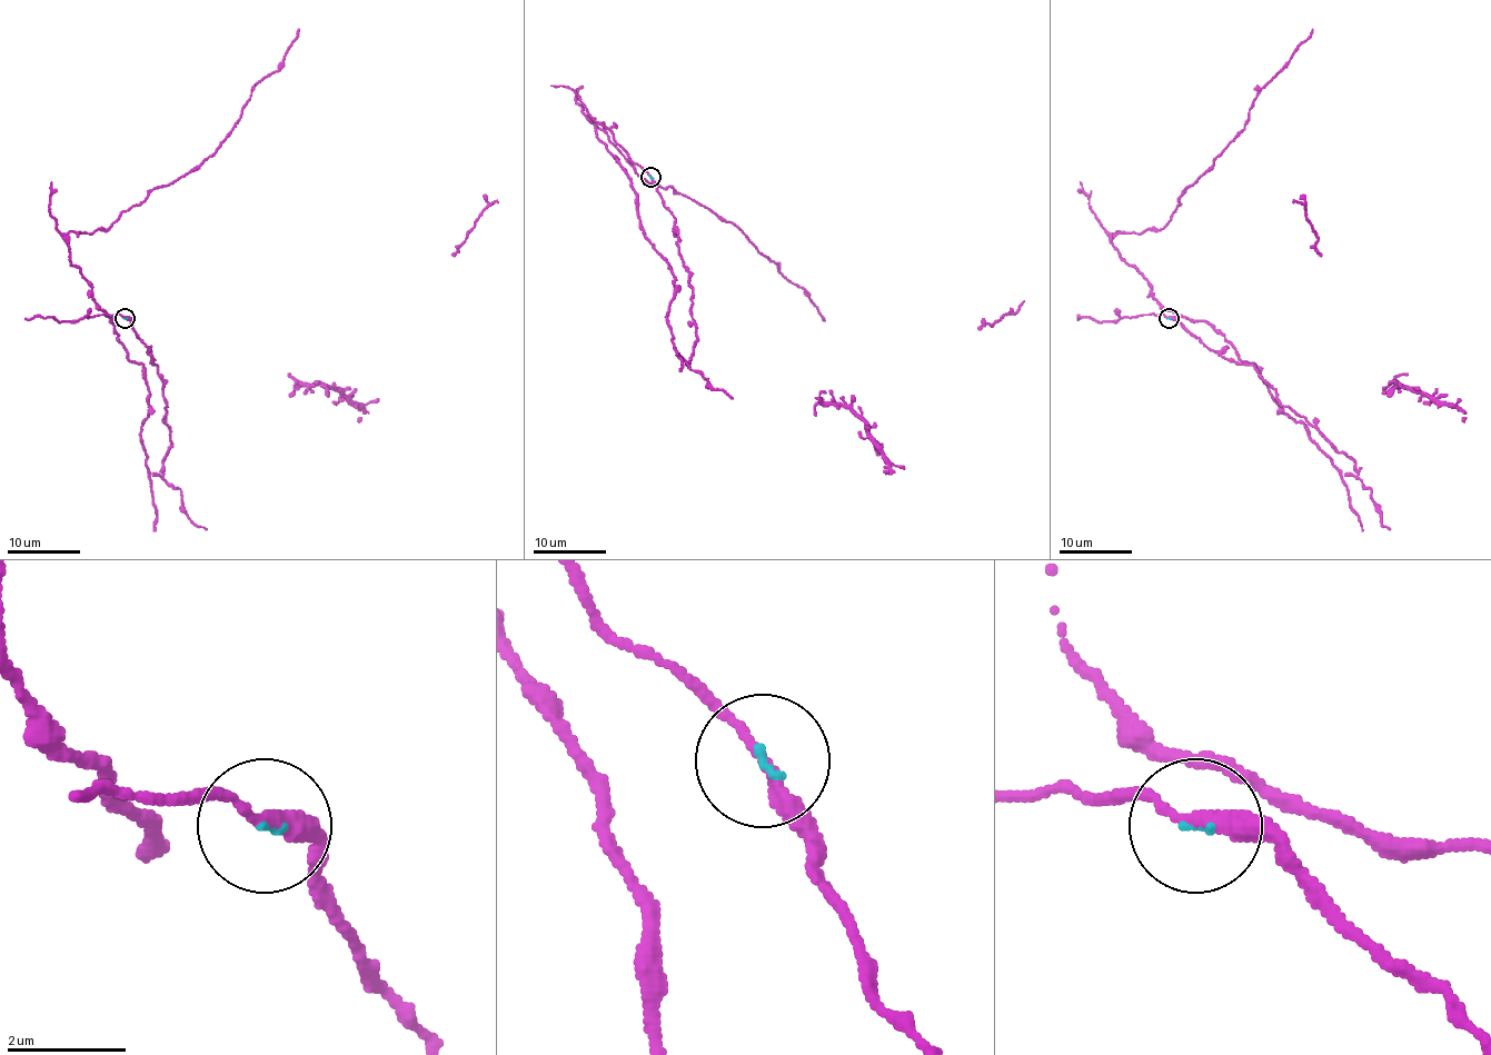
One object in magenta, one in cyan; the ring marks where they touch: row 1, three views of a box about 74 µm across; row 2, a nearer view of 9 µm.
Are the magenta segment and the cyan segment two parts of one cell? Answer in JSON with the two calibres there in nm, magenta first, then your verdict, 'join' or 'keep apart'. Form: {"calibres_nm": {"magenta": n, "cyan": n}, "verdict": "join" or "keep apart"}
{"calibres_nm": {"magenta": 240, "cyan": 70}, "verdict": "join"}

